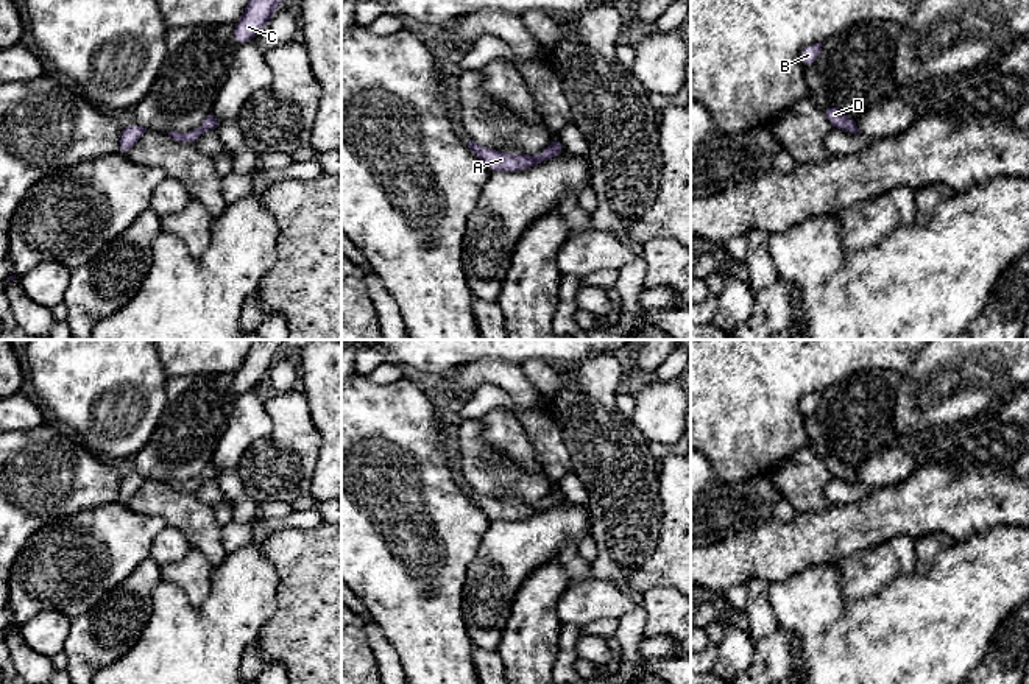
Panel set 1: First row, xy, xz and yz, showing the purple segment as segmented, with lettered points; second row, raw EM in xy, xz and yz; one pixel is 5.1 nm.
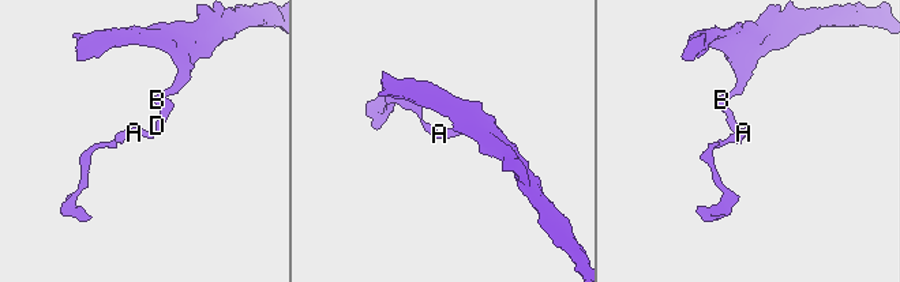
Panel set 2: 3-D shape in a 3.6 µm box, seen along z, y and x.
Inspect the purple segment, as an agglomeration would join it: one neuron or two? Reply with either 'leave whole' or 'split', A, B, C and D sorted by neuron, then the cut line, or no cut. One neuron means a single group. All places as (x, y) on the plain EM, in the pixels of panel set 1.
leave whole; groups A B C D; cut none

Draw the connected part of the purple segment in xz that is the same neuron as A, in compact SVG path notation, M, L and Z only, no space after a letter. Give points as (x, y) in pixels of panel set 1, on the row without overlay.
M555 485L550 489L550 495L546 497L538 505L529 505L524 502L510 505L496 499L490 499L486 495L482 495L472 489L469 489L468 497L488 516L490 520L522 520L530 516L544 513L557 505L560 505L564 500L564 495L561 492L561 488Z

